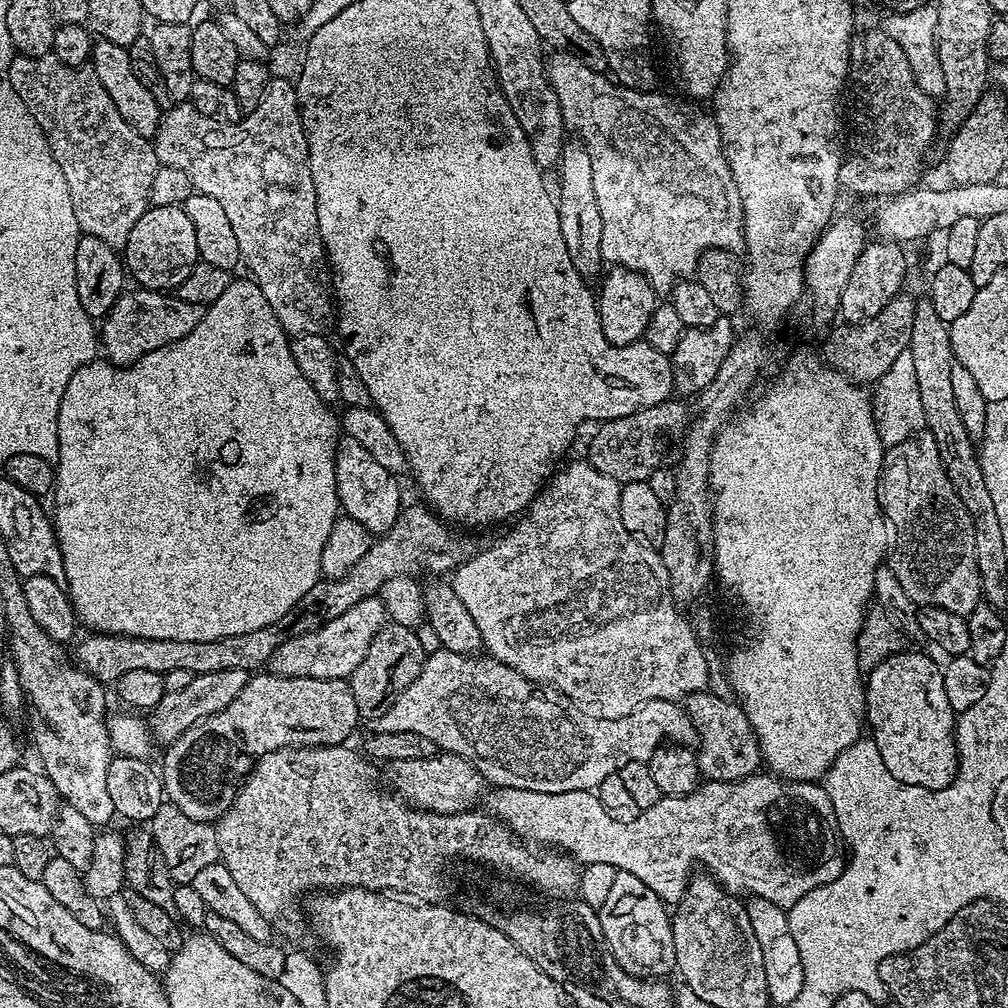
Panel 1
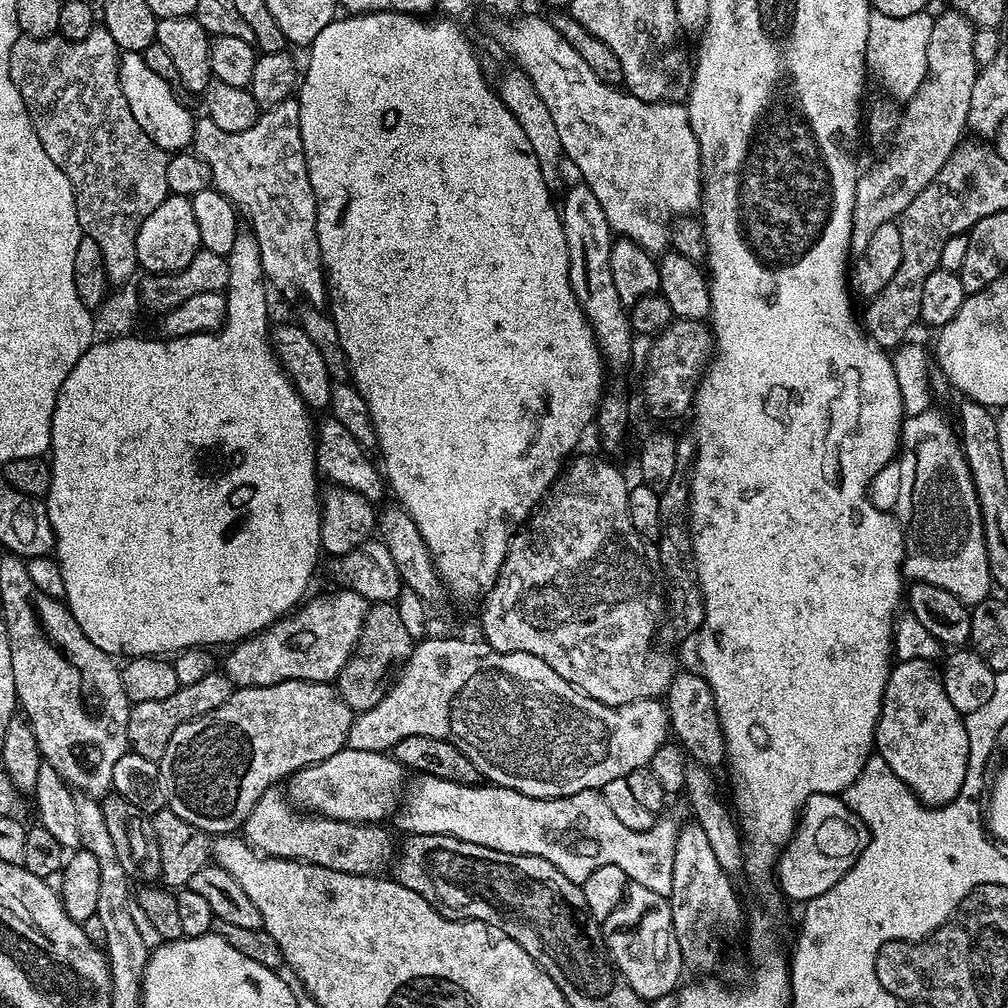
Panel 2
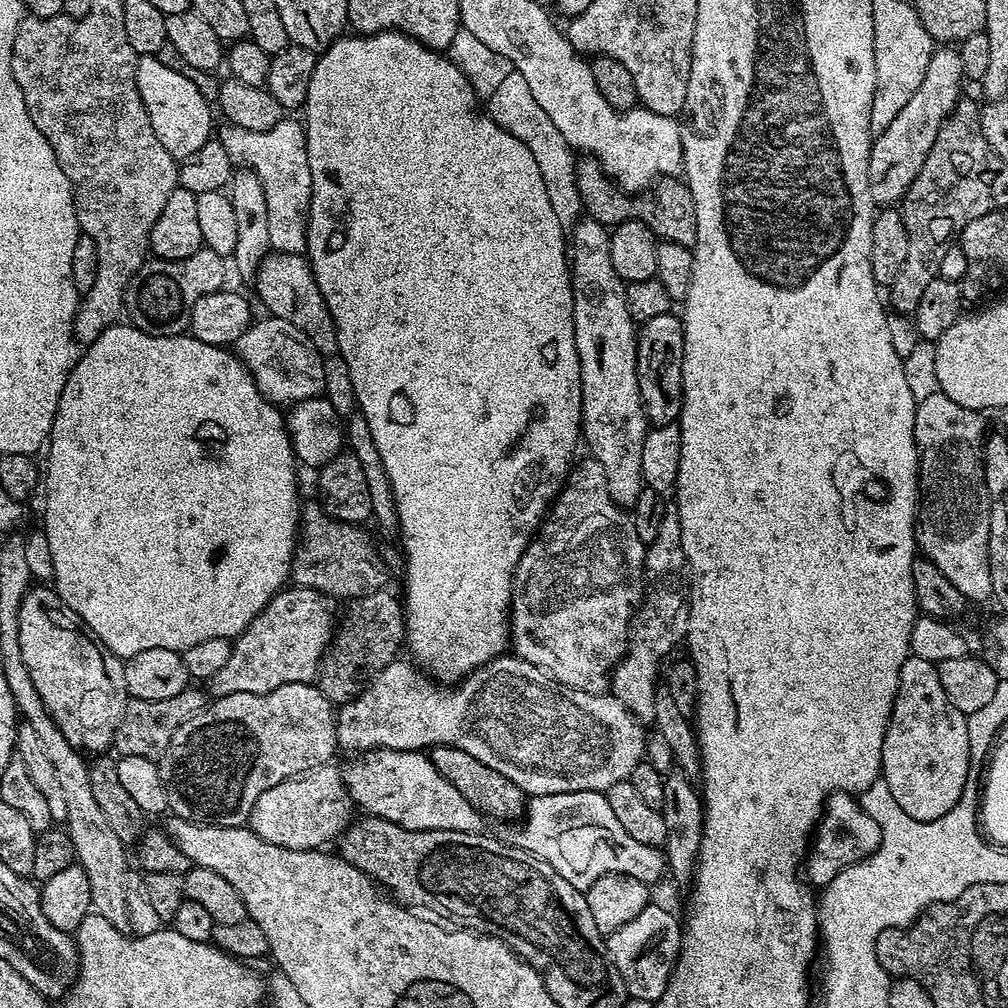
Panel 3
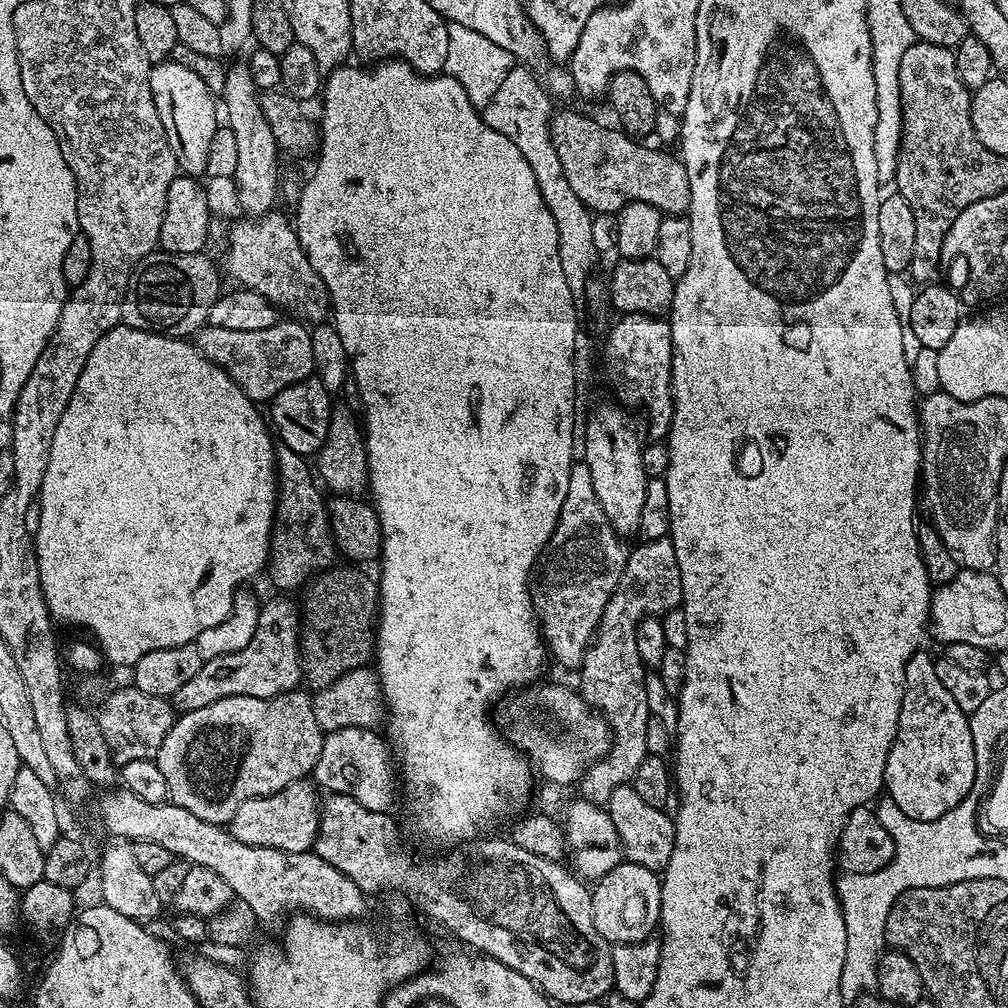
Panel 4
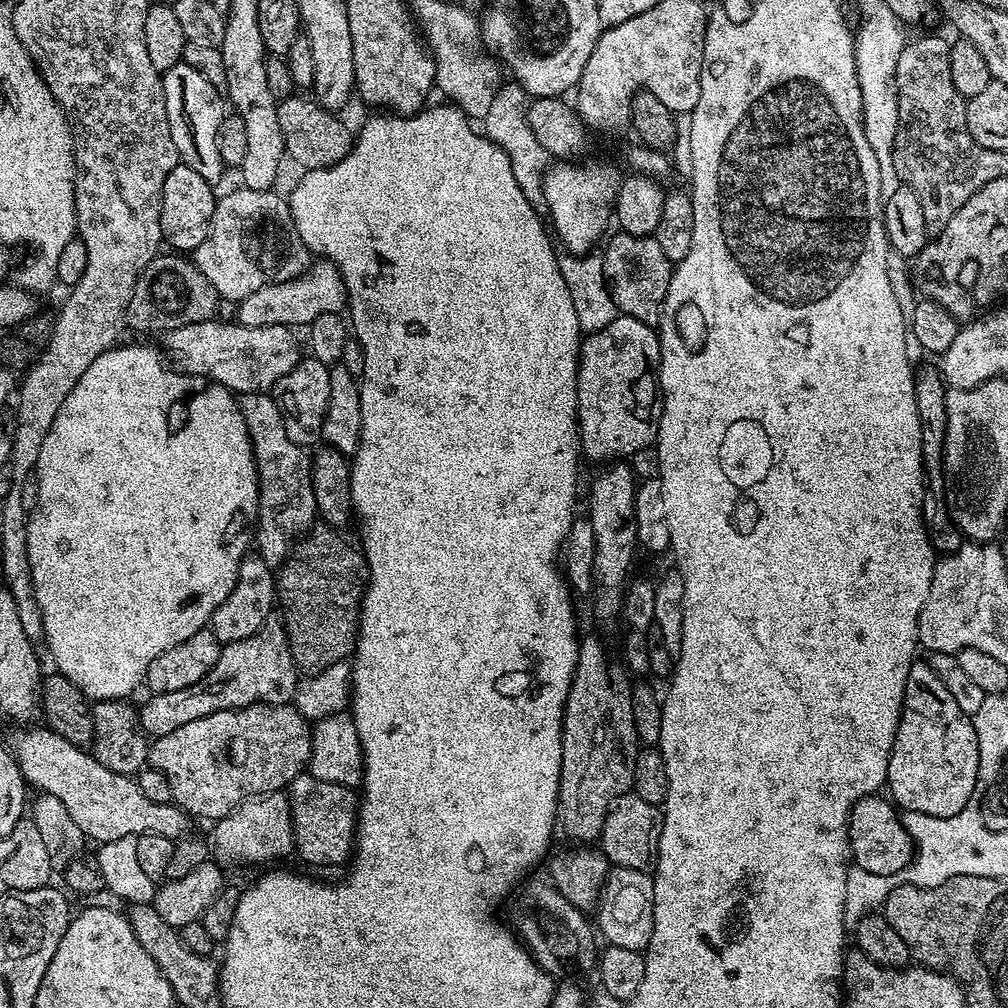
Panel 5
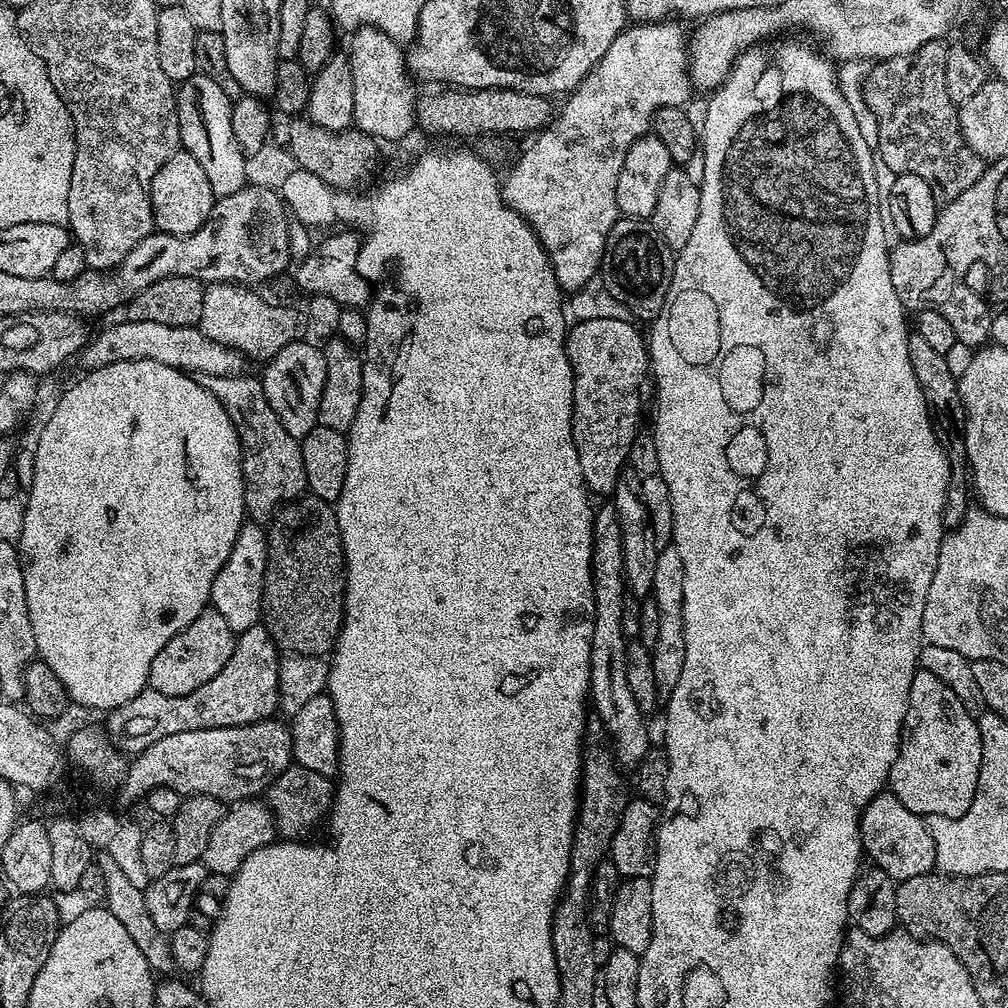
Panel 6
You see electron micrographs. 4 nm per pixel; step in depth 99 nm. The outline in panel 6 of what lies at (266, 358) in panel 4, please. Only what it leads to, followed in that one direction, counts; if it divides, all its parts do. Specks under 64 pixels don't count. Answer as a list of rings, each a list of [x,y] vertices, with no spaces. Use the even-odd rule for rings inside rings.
[[[121,318],[117,324],[104,328],[96,337],[92,336],[78,353],[81,369],[91,370],[102,366],[114,366],[114,362],[130,362],[139,360],[150,364],[161,364],[178,368],[181,372],[199,374],[200,376],[239,376],[245,371],[246,357],[240,352],[224,346],[221,342],[211,341],[206,334],[200,332],[196,326],[162,326],[162,322],[134,322]]]

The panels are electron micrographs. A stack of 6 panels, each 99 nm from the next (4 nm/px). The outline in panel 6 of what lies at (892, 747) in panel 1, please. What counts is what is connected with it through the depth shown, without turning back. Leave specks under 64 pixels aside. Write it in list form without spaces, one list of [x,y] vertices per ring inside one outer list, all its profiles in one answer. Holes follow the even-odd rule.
[[[917,670],[914,682],[910,682],[910,698],[904,719],[904,734],[900,738],[898,758],[894,758],[894,766],[888,775],[887,787],[893,796],[914,814],[922,817],[942,816],[945,820],[958,820],[970,810],[970,802],[974,802],[974,794],[978,790],[978,774],[982,770],[982,738],[977,717],[966,710],[966,706],[934,674]]]

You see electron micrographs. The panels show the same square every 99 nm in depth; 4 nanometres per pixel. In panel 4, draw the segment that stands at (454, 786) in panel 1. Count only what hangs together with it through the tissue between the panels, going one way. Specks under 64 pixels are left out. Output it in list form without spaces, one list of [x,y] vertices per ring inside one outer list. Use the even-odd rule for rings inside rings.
[[[305,778],[296,780],[290,786],[278,790],[269,796],[250,798],[250,802],[242,802],[234,814],[230,831],[238,842],[246,842],[246,846],[266,846],[270,850],[286,850],[287,852],[307,852],[315,845],[316,835],[320,829],[320,806],[321,797],[318,795],[318,788],[311,779]]]

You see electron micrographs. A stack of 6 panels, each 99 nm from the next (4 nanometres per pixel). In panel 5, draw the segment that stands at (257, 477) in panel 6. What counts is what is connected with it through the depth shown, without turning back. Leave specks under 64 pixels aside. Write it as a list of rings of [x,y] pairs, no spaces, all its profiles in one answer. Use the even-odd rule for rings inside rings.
[[[246,392],[239,397],[242,418],[246,418],[246,430],[252,439],[252,453],[256,455],[256,473],[258,474],[258,514],[254,529],[254,548],[270,569],[279,569],[288,559],[294,545],[313,527],[317,519],[314,502],[314,486],[312,485],[312,462],[301,445],[290,442],[286,434],[286,426],[282,422],[282,414],[276,401],[266,392]]]

